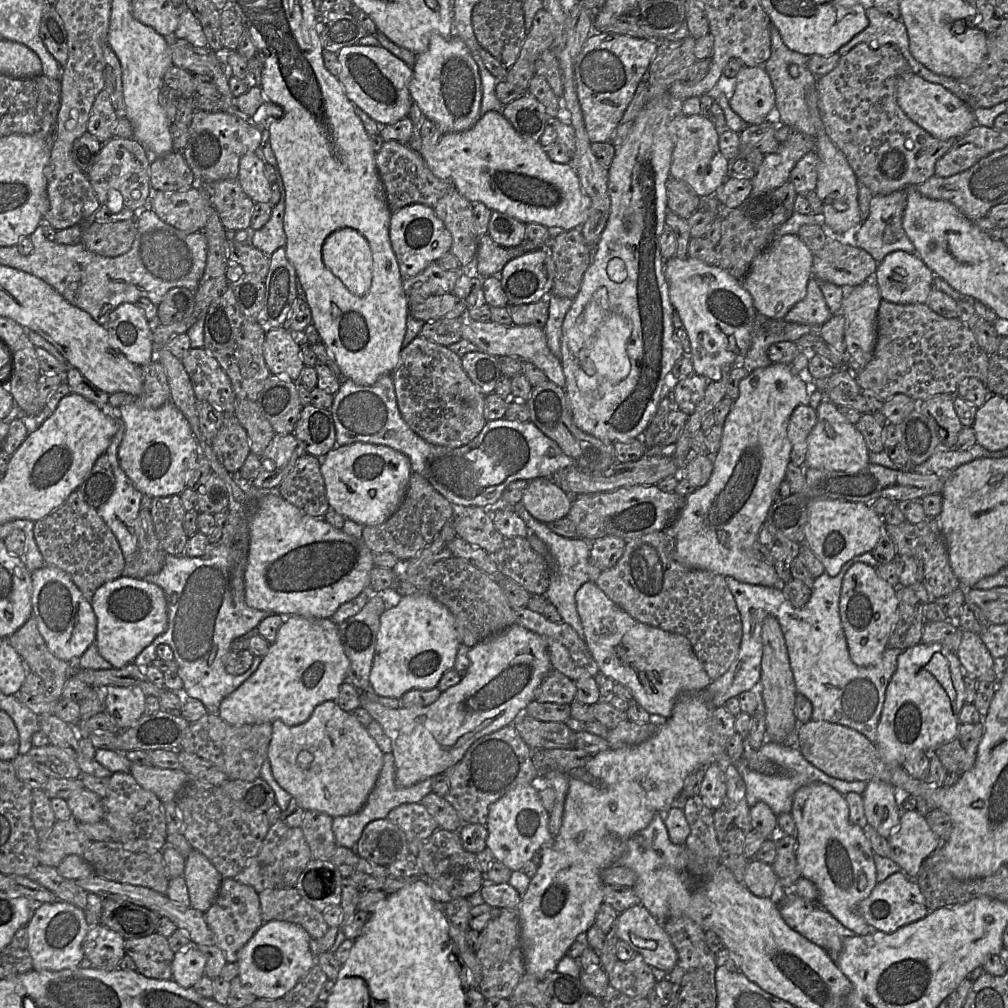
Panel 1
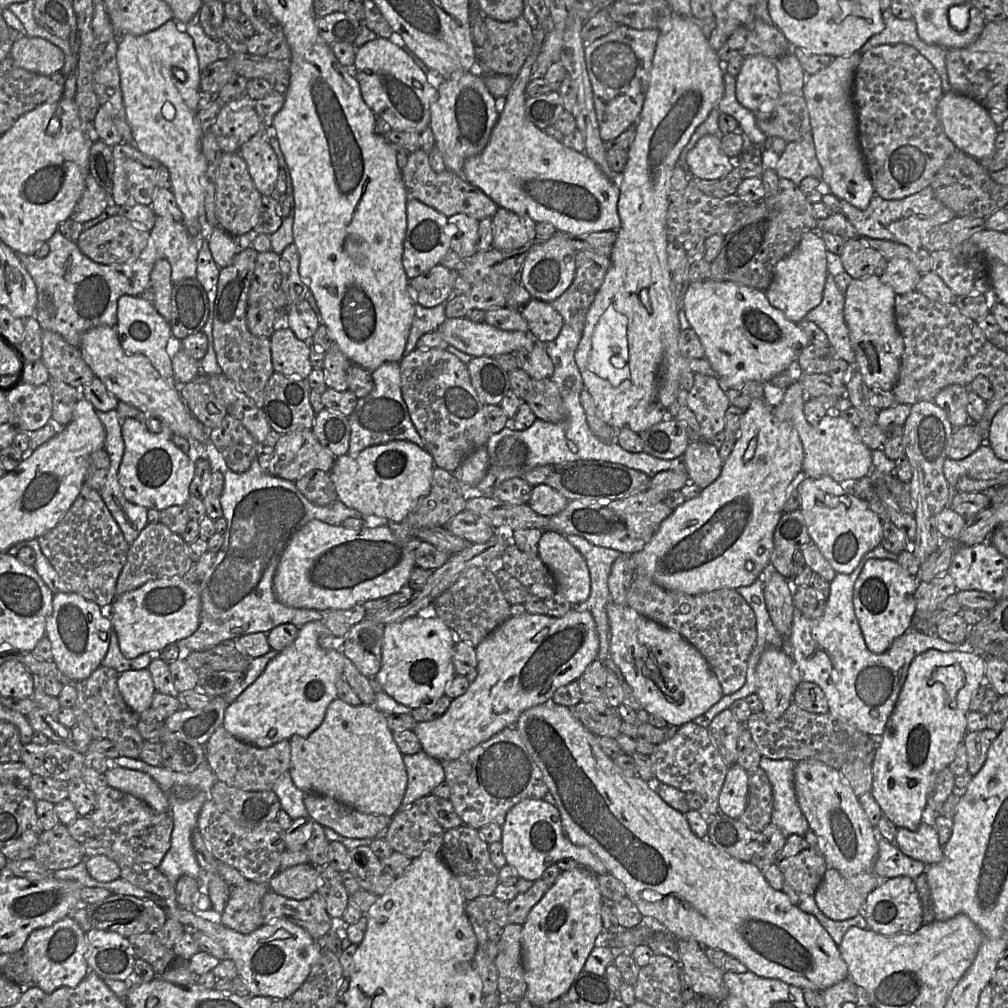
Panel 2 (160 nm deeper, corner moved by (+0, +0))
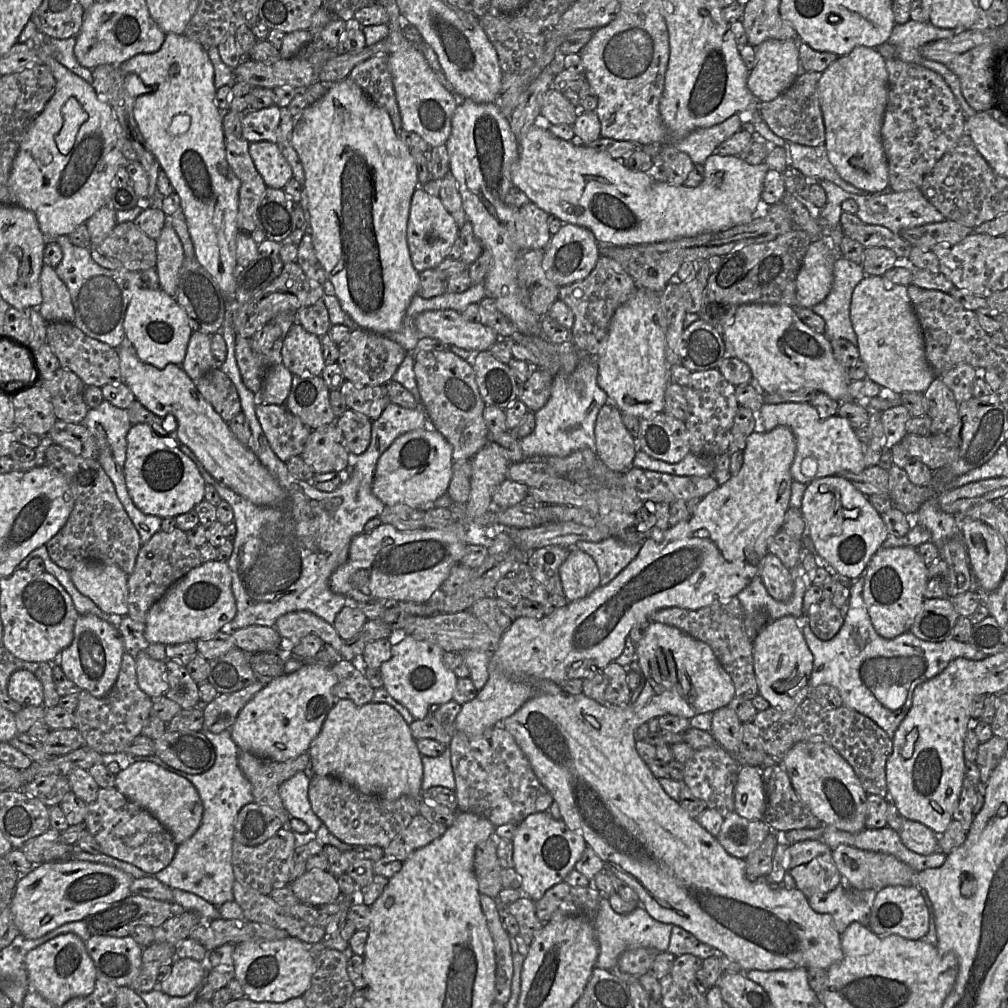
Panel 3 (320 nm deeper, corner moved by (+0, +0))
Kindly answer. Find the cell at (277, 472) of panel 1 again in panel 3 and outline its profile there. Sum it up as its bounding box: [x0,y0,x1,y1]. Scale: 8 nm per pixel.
[300,423,349,473]

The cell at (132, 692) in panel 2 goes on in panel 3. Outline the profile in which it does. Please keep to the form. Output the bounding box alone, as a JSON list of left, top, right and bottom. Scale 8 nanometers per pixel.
[135,652,169,700]

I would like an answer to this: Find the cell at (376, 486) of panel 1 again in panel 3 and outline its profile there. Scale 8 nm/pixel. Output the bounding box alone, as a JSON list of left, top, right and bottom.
[373,430,452,509]

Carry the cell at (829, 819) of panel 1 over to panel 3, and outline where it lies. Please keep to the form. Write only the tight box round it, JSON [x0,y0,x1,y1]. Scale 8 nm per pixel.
[778,741,868,833]

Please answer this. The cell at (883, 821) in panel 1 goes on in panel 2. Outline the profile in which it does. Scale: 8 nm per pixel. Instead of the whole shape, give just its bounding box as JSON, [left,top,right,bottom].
[870,649,986,831]

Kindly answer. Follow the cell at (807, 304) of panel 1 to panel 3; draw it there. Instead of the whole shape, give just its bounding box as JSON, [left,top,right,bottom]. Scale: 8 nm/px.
[812,257,865,345]

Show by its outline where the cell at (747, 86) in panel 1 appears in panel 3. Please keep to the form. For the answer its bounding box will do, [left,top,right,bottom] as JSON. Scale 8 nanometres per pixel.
[747,39,801,102]

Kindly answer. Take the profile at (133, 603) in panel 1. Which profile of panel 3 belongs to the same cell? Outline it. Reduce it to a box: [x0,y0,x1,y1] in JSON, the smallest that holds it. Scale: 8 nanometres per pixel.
[144,561,237,645]

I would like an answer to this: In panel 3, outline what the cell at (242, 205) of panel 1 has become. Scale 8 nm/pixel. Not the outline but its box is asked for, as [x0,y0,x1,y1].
[226,137,267,234]

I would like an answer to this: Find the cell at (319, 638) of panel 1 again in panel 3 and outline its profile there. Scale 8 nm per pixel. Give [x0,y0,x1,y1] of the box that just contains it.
[229,664,337,762]

